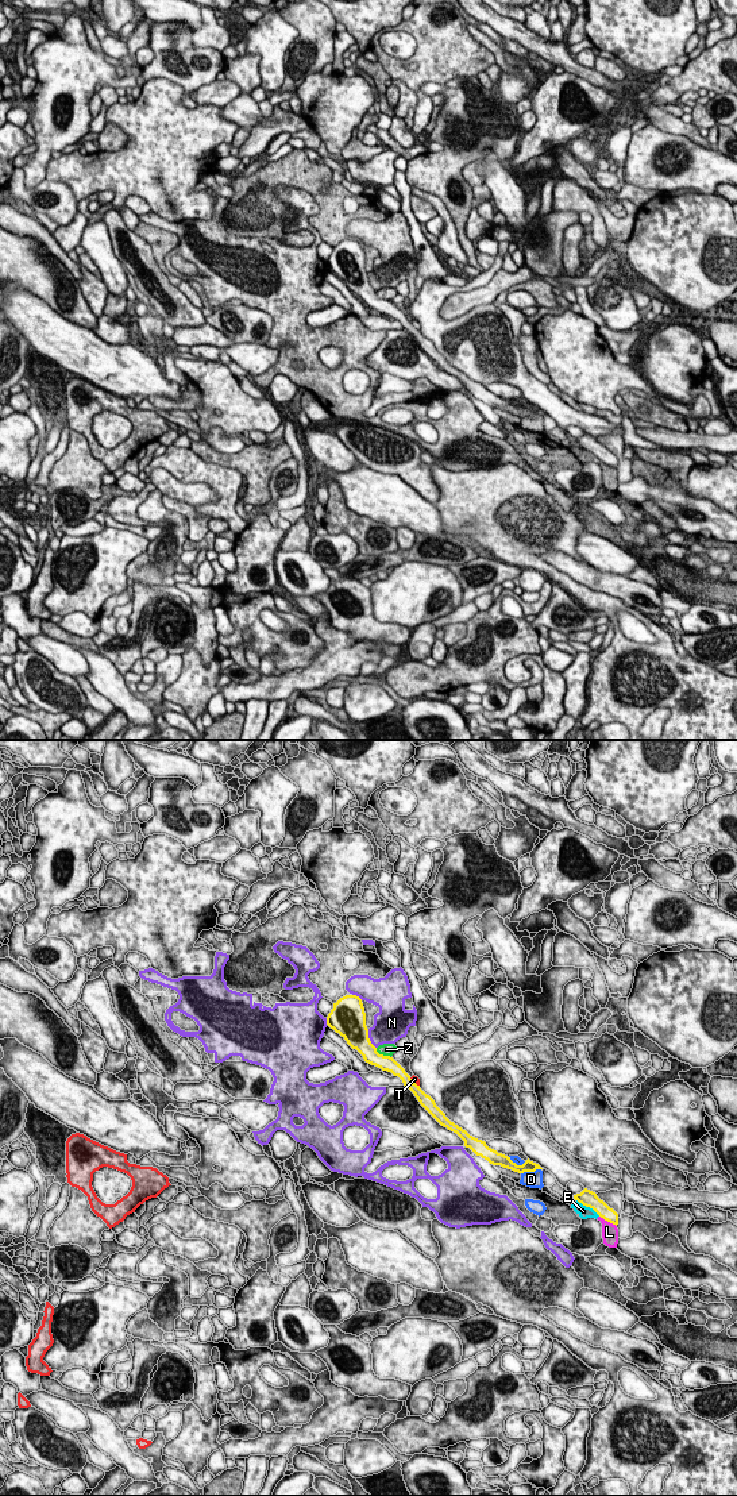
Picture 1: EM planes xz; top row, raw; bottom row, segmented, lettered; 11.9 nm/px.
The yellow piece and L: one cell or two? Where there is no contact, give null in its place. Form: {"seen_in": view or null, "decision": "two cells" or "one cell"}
{"seen_in": "xz", "decision": "two cells"}

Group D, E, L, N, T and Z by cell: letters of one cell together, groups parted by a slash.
D E L / N Z / T

